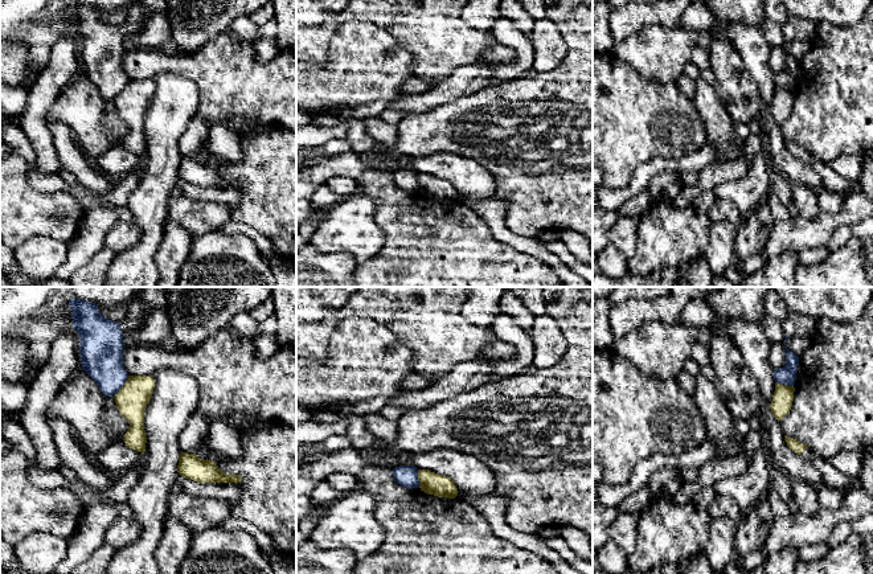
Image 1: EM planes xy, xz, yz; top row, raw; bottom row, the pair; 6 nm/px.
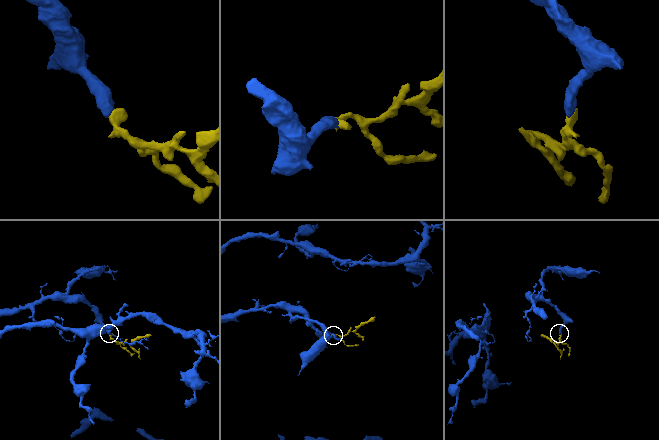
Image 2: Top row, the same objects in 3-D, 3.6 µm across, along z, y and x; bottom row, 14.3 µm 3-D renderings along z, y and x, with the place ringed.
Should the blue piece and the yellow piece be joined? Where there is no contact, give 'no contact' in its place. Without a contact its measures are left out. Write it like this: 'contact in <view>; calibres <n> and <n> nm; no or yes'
contact in xy; calibres 260 and 190 nm; no

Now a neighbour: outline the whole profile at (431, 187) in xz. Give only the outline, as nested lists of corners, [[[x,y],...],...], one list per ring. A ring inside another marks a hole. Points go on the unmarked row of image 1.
[[[418,173],[418,184],[421,194],[427,198],[450,202],[458,200],[458,192],[450,181],[429,173]]]

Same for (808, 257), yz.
[[[827,246],[804,249],[799,251],[799,261],[804,266],[812,266],[824,262],[829,254],[831,250]]]

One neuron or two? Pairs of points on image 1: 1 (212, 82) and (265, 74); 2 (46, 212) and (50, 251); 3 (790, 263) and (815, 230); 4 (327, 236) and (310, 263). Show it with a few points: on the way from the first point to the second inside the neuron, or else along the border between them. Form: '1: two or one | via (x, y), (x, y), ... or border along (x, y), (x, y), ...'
1: one | via (225, 82), (251, 82)
2: two | border along (68, 242), (32, 236), (19, 246)
3: two | border along (798, 250), (785, 250), (767, 259)
4: two | border along (310, 244), (322, 251), (345, 251), (348, 254)

